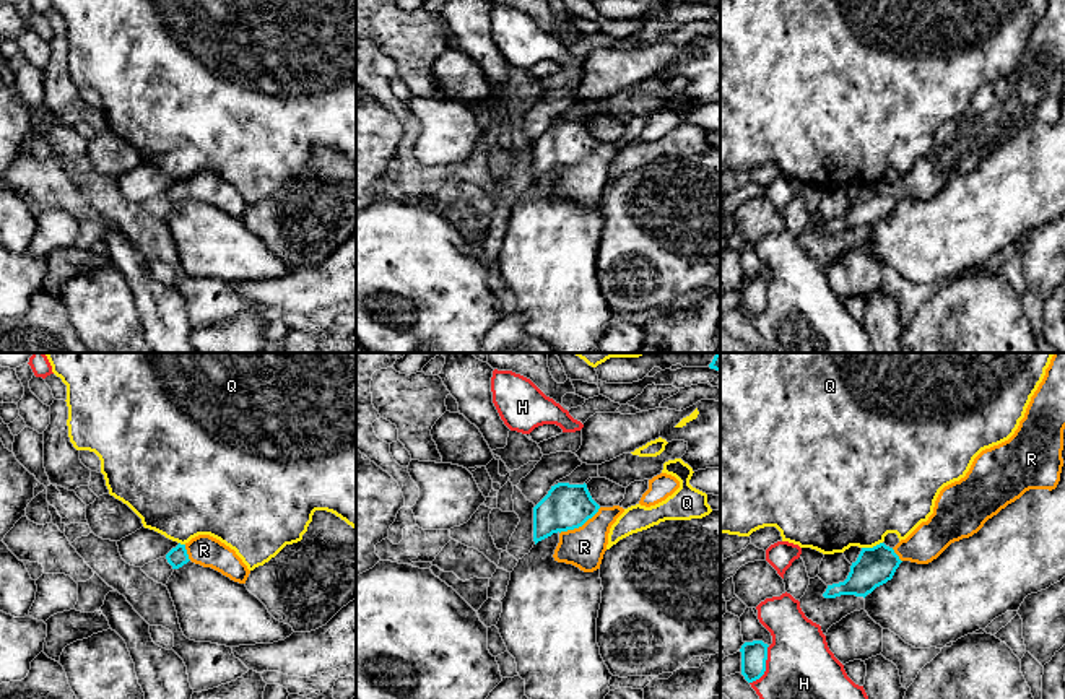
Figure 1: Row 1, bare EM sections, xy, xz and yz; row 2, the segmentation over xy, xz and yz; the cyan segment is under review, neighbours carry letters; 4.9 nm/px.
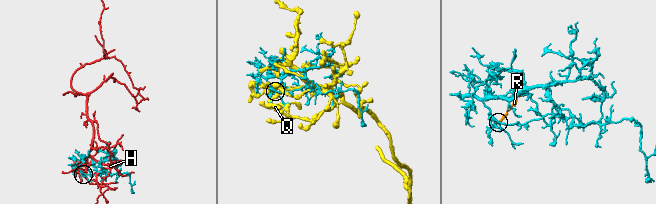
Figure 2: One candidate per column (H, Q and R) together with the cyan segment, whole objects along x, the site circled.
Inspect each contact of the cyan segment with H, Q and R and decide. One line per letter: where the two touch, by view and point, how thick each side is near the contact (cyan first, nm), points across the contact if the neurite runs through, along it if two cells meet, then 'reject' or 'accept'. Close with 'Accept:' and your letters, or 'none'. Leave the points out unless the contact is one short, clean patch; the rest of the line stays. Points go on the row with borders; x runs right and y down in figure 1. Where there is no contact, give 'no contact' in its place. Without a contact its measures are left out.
H: meets cyan in yz at (765, 667); 130 nm thick on the cyan side, 320 nm on the other; reject
Q: meets cyan in yz at (873, 547); 190 nm thick on the cyan side, 460 nm on the other; reject
R: meets cyan in xz at (579, 525); 220 nm thick on the cyan side, 200 nm on the other; runs through xz (566, 506), (579, 525), (584, 547); accept
Accept: R

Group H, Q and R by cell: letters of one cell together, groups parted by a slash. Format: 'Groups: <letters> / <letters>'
Groups: H / Q / R

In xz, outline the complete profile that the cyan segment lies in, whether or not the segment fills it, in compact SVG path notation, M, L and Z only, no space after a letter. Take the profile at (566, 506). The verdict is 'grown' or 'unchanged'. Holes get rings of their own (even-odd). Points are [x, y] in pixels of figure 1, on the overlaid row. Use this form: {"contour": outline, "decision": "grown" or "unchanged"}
{"contour": "M558 483L533 507L533 541L558 533L554 561L593 572L600 569L610 528L623 512L619 506L600 507L585 483Z", "decision": "grown"}

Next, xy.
{"contour": "M198 535L185 545L177 545L166 554L172 569L179 569L189 561L203 567L211 567L234 582L246 584L250 571L234 549L210 535Z", "decision": "grown"}

